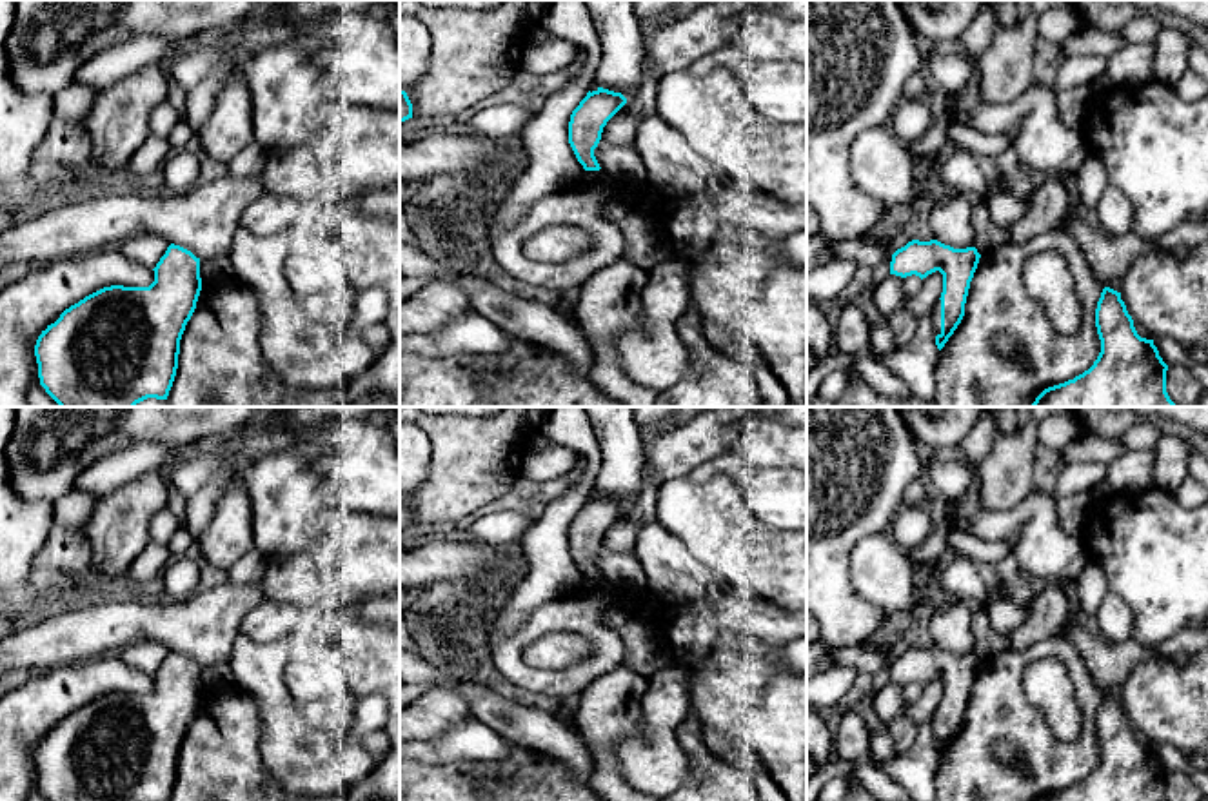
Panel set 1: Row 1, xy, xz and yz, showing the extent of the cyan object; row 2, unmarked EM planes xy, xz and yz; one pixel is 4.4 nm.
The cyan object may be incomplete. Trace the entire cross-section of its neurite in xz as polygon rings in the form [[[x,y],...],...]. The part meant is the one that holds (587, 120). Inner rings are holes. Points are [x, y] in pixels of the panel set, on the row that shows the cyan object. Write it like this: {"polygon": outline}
{"polygon": [[[603,87],[589,91],[572,111],[569,122],[569,143],[585,171],[599,171],[594,149],[601,140],[607,122],[627,104],[621,93]]]}

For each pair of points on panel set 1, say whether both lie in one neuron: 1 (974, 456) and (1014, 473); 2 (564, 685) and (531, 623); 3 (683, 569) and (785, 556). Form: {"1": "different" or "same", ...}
{"1": "different", "2": "same", "3": "different"}

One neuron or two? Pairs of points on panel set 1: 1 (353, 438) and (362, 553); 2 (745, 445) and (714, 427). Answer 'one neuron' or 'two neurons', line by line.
1: two neurons
2: two neurons

